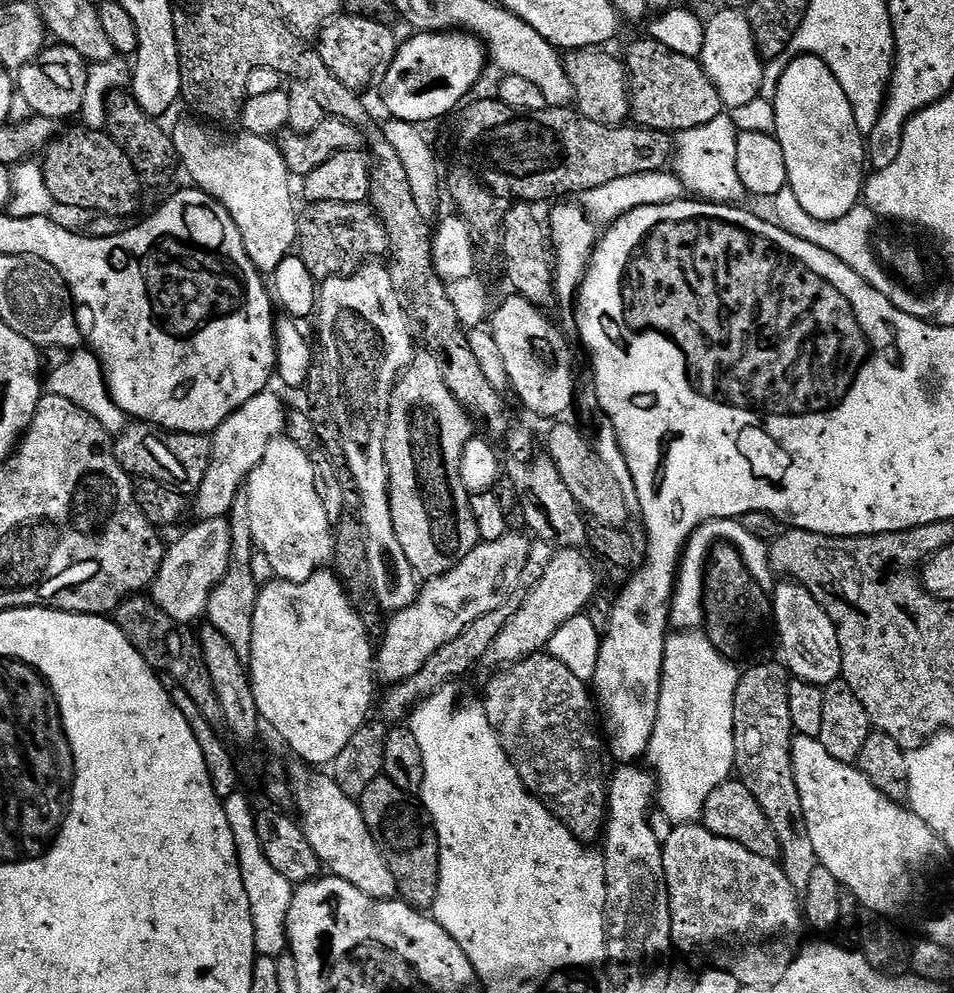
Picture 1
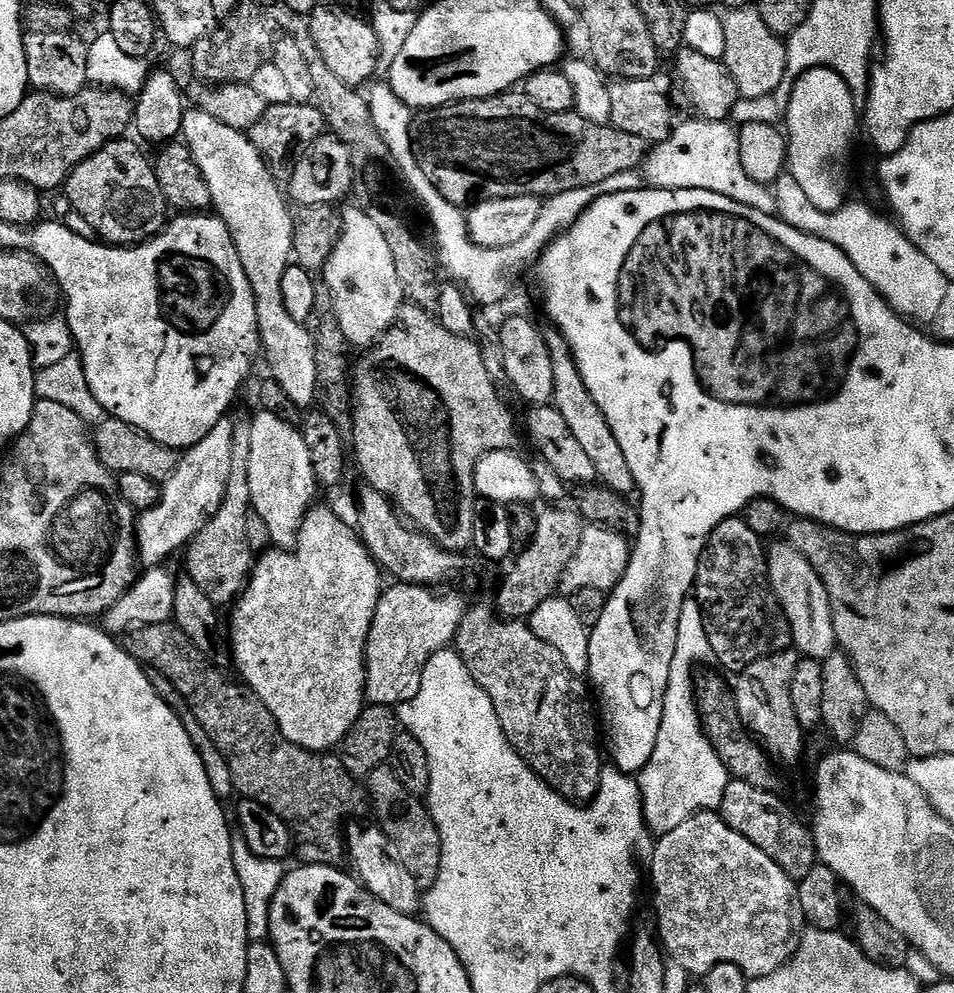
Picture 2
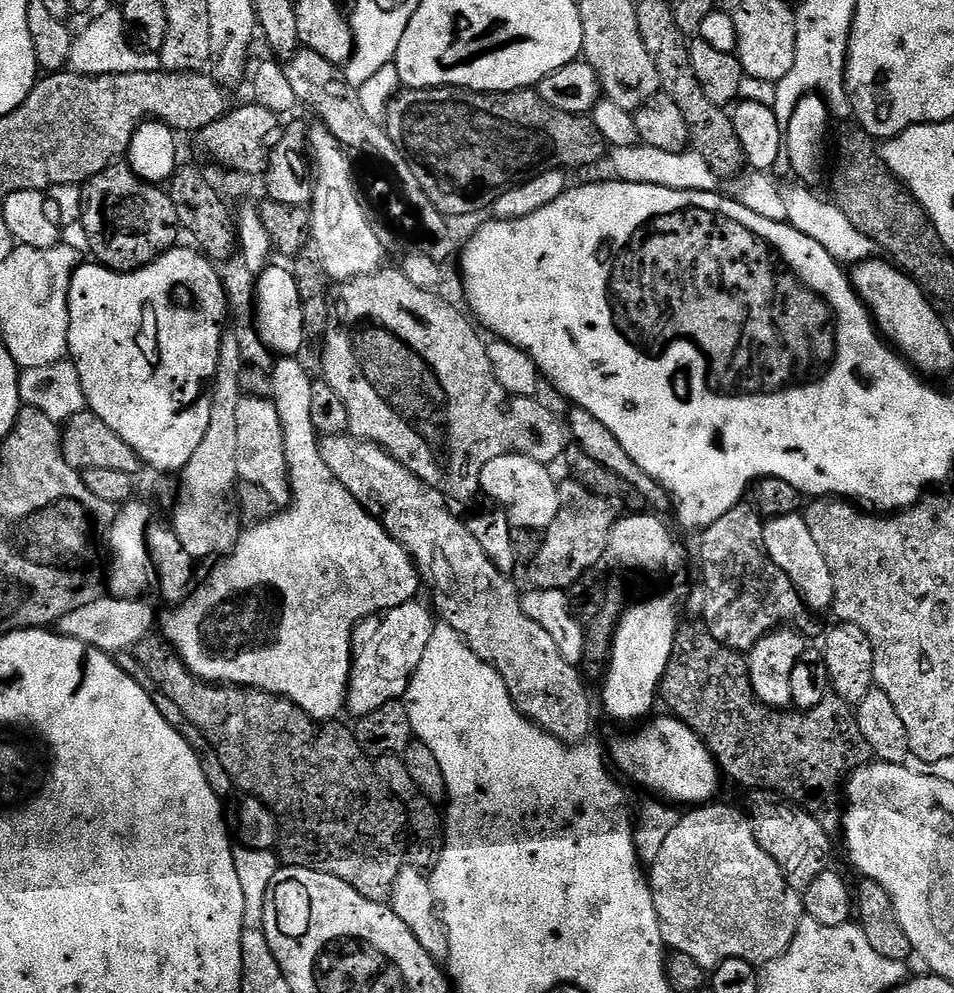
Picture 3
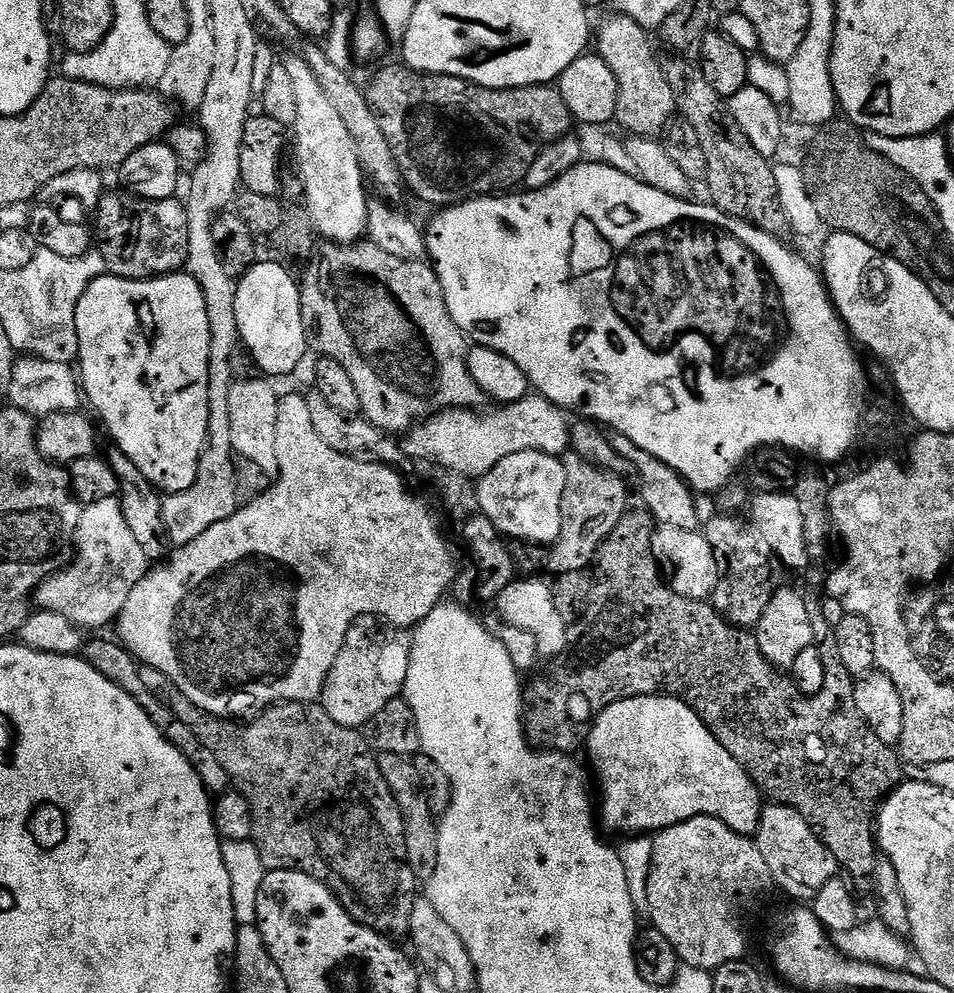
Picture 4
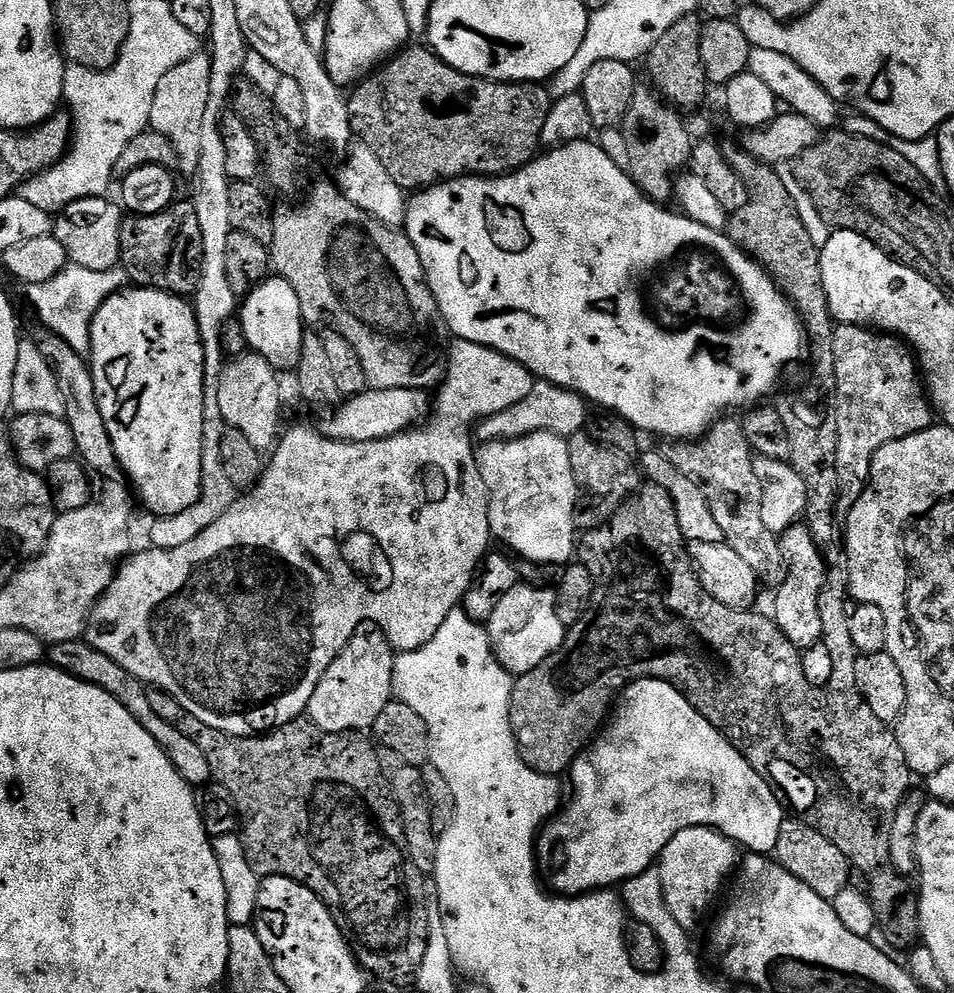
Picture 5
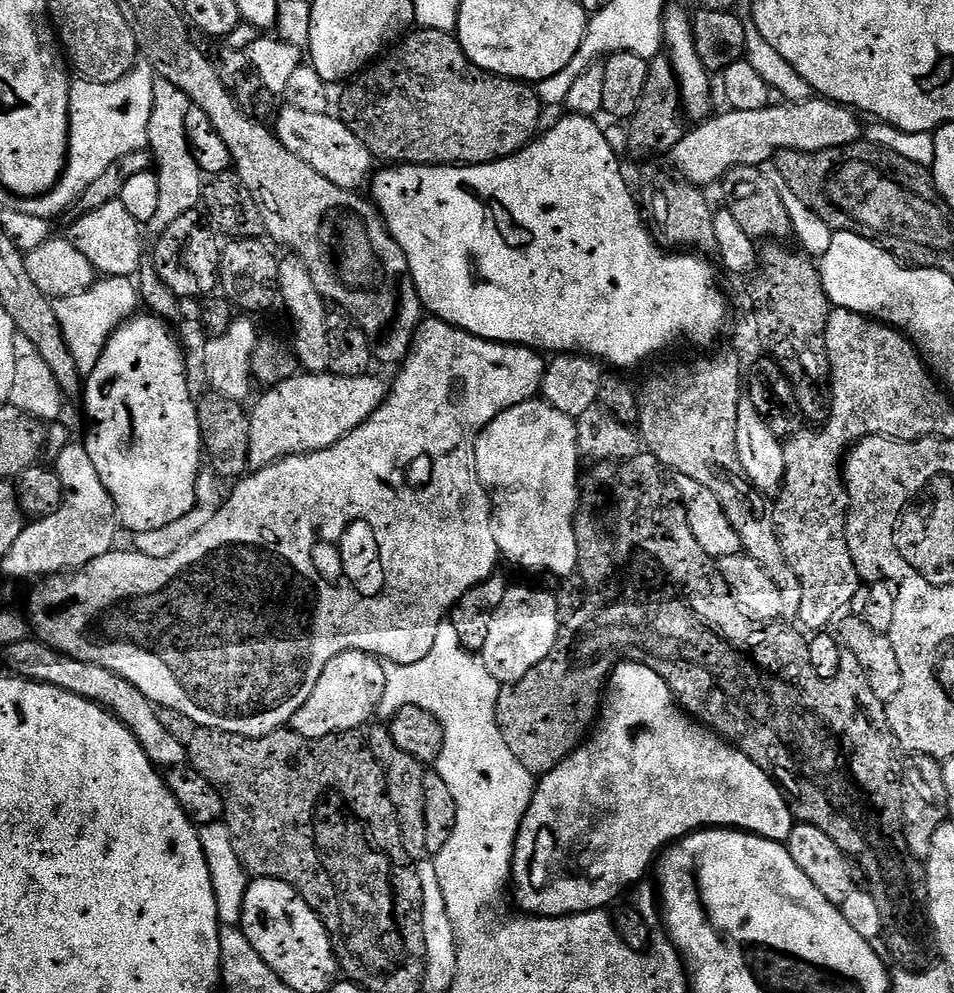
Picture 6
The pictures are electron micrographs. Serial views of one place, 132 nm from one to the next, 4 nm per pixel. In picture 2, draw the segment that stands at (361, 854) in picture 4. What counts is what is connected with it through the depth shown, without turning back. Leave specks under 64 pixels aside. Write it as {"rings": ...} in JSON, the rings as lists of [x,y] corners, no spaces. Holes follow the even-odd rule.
{"rings":[[[174,622],[166,624],[147,624],[141,628],[134,628],[127,633],[126,651],[140,661],[141,665],[158,670],[158,674],[166,674],[170,682],[174,682],[174,690],[186,698],[190,710],[194,710],[194,718],[202,722],[206,734],[214,738],[214,746],[222,750],[226,762],[230,762],[230,774],[234,774],[234,786],[243,799],[262,802],[274,814],[278,814],[288,823],[292,832],[294,856],[301,865],[331,864],[339,865],[340,859],[346,856],[346,823],[344,816],[352,816],[360,808],[360,803],[366,800],[365,793],[354,777],[344,769],[344,761],[339,755],[311,752],[294,742],[290,742],[282,734],[274,714],[254,695],[251,688],[243,683],[231,680],[212,661],[207,660],[182,634],[182,630]]]}

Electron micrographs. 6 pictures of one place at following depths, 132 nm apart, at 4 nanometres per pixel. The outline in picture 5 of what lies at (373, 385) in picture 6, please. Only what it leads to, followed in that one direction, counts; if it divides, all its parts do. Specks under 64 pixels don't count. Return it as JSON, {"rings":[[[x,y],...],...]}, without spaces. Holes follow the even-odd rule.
{"rings":[[[369,388],[366,392],[347,397],[336,410],[337,412],[333,416],[325,418],[324,428],[322,427],[323,435],[329,436],[332,440],[357,444],[358,442],[390,438],[427,421],[430,415],[430,396],[422,388],[407,388],[406,390]]]}

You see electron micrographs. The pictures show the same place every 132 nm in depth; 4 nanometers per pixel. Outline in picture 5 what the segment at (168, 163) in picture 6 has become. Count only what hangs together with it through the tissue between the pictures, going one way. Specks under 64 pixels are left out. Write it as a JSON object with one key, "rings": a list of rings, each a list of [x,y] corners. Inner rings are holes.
{"rings":[[[201,50],[189,60],[183,60],[181,64],[175,64],[169,72],[158,82],[158,90],[154,90],[154,106],[150,106],[150,128],[158,134],[166,134],[178,150],[180,159],[179,171],[185,172],[186,177],[192,178],[198,170],[198,157],[202,154],[202,122],[206,118],[206,106],[210,102],[210,74],[212,57],[207,51]]]}

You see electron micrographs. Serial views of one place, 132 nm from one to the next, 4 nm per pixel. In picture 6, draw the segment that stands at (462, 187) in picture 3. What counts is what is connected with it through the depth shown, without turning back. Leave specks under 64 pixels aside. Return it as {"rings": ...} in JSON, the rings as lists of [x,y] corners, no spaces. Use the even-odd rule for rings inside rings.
{"rings":[[[417,27],[409,31],[387,55],[365,67],[345,88],[348,89],[340,96],[340,119],[354,130],[354,134],[358,134],[358,138],[362,138],[377,161],[388,160],[384,162],[392,166],[492,164],[523,150],[541,131],[542,105],[535,87],[511,76],[482,70],[470,62],[455,35],[442,30]]]}

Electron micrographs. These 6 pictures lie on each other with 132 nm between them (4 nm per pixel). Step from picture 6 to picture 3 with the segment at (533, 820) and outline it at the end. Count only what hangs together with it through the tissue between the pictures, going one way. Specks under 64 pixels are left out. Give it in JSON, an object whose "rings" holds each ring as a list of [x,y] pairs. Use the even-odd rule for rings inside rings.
{"rings":[[[671,714],[658,716],[640,726],[645,728],[637,727],[633,736],[624,736],[614,741],[612,748],[610,744],[611,763],[617,769],[620,767],[634,783],[657,792],[657,797],[673,805],[703,806],[709,803],[715,797],[712,795],[716,792],[718,777],[715,756],[700,735],[683,720],[677,720]]]}

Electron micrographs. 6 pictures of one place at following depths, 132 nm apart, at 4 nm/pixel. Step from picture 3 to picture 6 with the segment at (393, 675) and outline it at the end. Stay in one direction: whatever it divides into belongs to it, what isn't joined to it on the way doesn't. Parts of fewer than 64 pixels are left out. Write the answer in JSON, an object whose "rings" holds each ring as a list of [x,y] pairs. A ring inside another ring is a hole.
{"rings":[[[339,652],[330,658],[326,670],[322,670],[322,678],[318,678],[310,698],[302,702],[302,710],[294,714],[291,731],[302,734],[302,738],[317,740],[333,736],[335,732],[363,729],[369,723],[367,720],[379,713],[385,690],[386,674],[383,663],[377,657],[369,652]]]}

